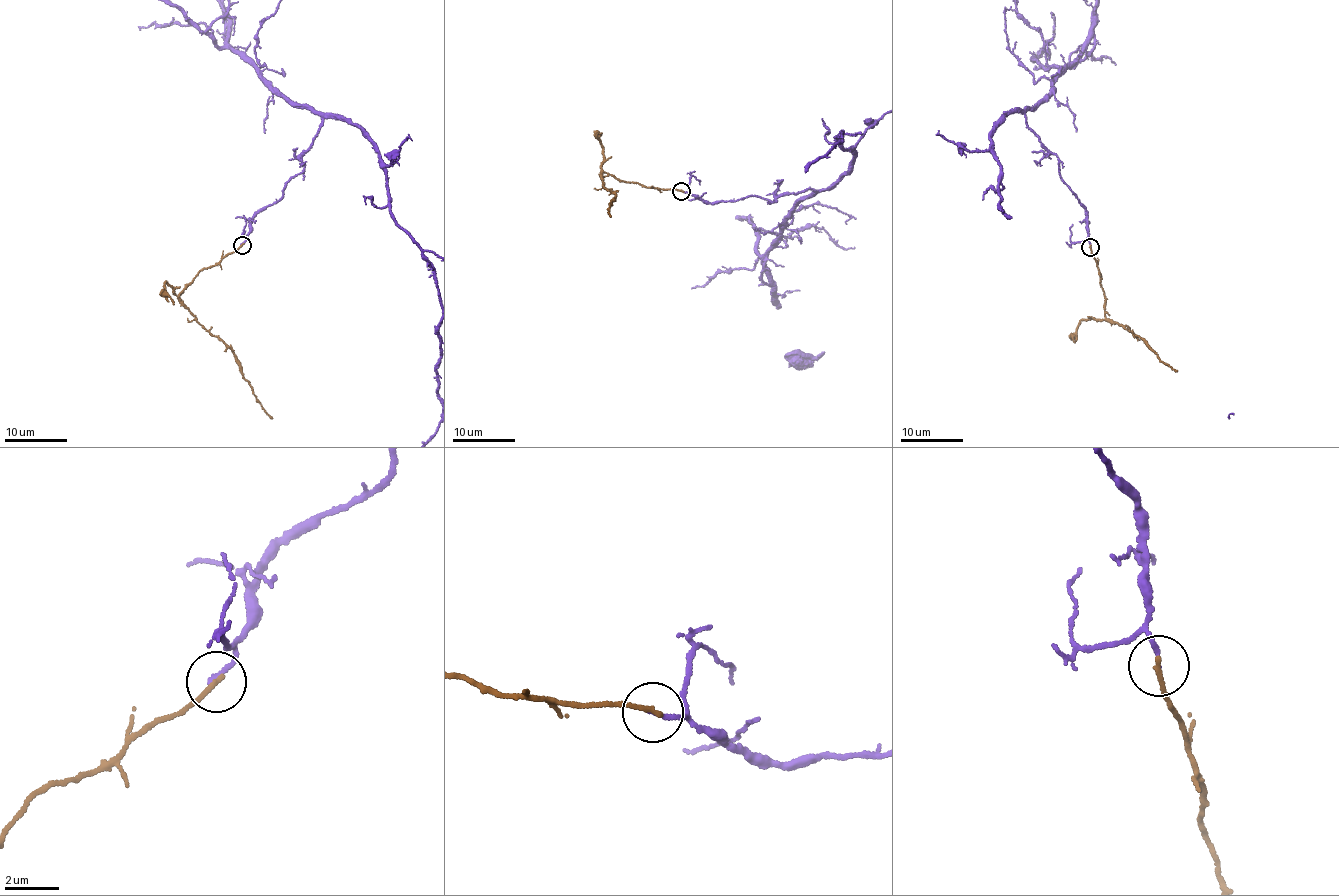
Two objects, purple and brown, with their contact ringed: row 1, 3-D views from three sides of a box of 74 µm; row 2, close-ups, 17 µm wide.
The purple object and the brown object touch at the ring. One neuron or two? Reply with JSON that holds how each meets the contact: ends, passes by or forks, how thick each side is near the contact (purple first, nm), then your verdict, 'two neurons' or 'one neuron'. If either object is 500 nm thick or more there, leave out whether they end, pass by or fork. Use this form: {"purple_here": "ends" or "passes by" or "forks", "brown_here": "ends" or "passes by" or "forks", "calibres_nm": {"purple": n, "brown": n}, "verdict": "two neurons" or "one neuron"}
{"purple_here": "ends", "brown_here": "ends", "calibres_nm": {"purple": 140, "brown": 200}, "verdict": "two neurons"}

